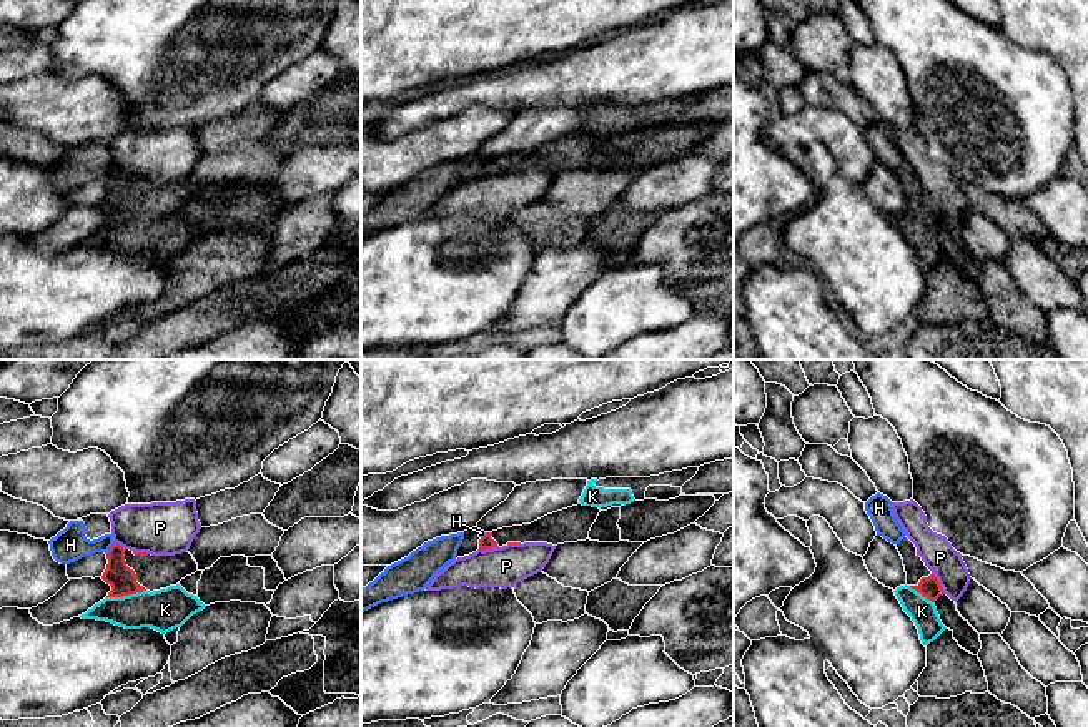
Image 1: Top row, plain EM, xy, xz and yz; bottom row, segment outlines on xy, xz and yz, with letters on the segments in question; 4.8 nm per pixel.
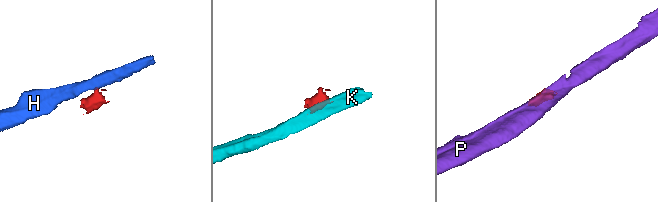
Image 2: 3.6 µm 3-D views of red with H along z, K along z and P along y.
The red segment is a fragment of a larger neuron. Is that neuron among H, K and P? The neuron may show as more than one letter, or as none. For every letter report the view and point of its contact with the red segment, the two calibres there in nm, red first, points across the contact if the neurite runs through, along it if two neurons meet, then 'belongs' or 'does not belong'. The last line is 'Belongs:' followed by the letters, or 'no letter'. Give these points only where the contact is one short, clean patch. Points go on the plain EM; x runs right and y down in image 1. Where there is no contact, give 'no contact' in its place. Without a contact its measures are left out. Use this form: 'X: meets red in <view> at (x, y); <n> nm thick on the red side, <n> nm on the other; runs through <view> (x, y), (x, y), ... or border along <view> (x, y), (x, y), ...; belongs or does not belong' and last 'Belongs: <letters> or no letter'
H: meets red in xy at (110, 175); 130 nm thick on the red side, 160 nm on the other; border along xy (113, 170), (105, 180); does not belong
K: meets red in xy at (125, 222); 130 nm thick on the red side, 200 nm on the other; border along xy (145, 217), (135, 222), (107, 225); does not belong
P: meets red in yz at (939, 210); 100 nm thick on the red side, 160 nm on the other; does not belong
Belongs: no letter

